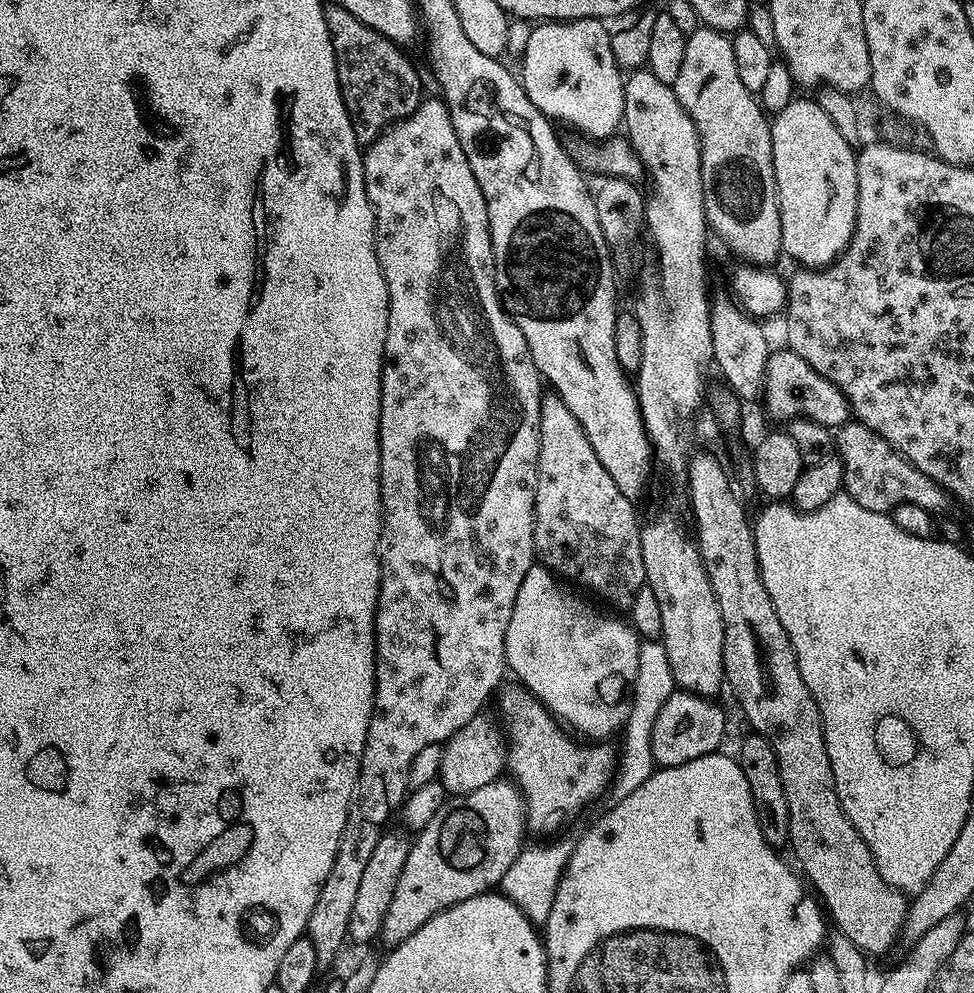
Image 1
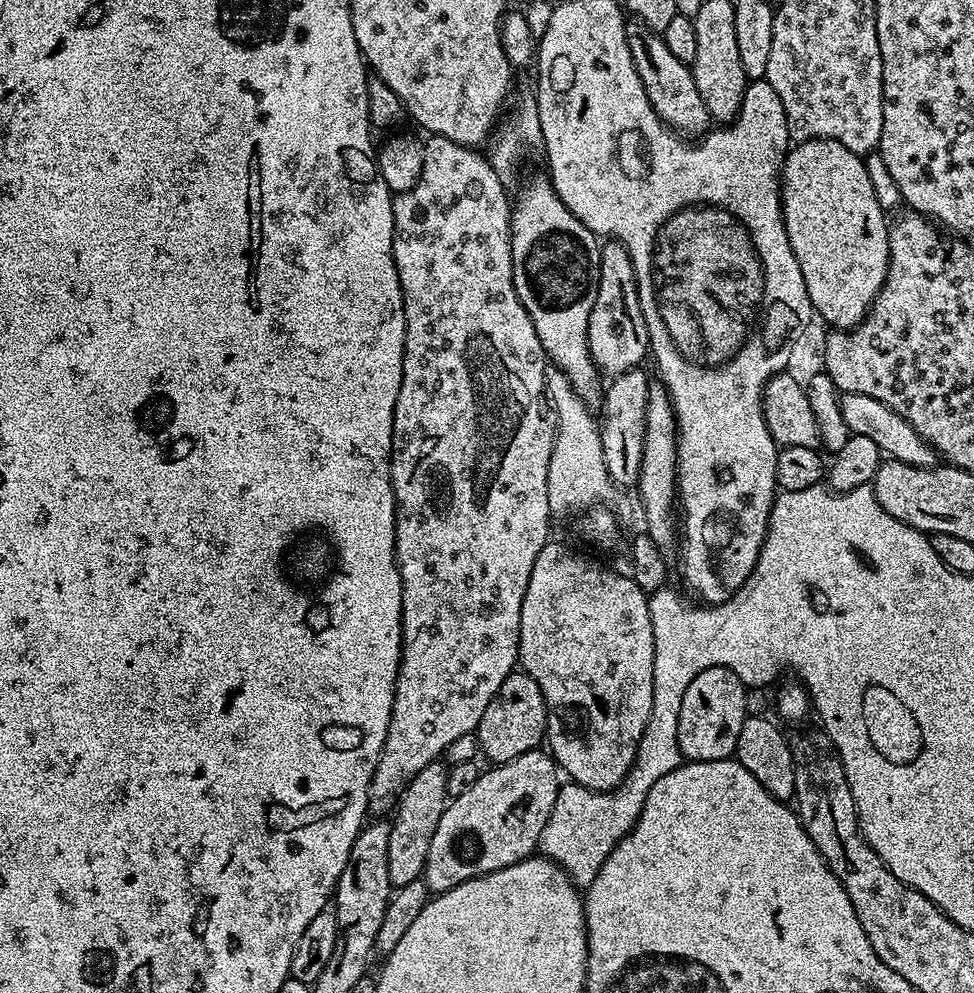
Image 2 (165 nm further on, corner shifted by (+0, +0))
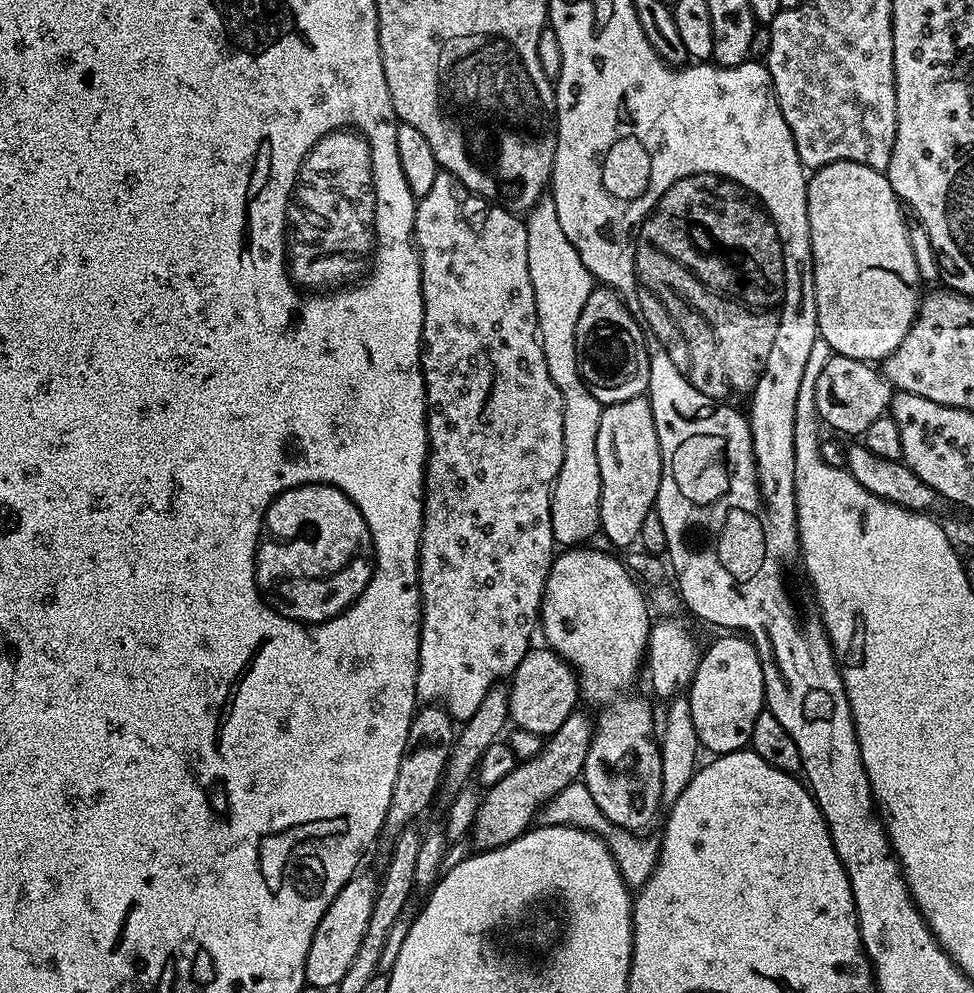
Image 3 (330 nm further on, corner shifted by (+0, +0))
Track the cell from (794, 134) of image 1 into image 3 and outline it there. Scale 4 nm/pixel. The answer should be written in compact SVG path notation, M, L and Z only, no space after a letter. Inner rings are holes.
M843 160L842 162L830 162L826 166L815 169L808 176L808 193L806 194L806 214L810 222L810 246L812 247L812 277L814 278L814 294L816 295L816 327L819 339L828 343L833 353L855 360L867 360L869 362L882 362L906 338L910 326L916 321L916 312L920 308L922 299L922 281L918 274L918 262L914 262L914 250L910 250L910 238L908 237L909 221L904 220L905 209L902 202L894 194L885 173L874 170L865 164Z

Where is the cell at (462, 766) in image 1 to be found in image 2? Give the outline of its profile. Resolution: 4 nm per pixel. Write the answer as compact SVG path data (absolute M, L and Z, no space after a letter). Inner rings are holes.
M513 670L502 682L498 694L494 694L490 706L486 706L486 714L482 714L475 734L480 739L483 759L497 765L539 749L545 743L547 731L548 711L538 682L522 670Z

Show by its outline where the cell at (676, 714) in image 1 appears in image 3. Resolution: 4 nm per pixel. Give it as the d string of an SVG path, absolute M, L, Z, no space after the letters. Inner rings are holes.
M720 634L709 648L705 647L686 697L701 749L709 748L712 754L747 749L754 722L766 708L762 662L751 639L740 634Z

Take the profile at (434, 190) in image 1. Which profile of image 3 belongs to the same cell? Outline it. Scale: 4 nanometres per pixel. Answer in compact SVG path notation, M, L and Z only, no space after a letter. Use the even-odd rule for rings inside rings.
M443 170L437 171L432 185L425 190L416 201L416 217L414 218L414 230L412 235L414 243L420 252L420 269L422 270L422 298L424 299L424 339L420 353L420 369L424 372L424 385L426 386L426 398L428 399L428 463L424 466L424 525L422 526L422 538L420 539L420 665L418 666L418 678L416 679L416 699L421 705L436 706L444 708L453 721L465 722L470 719L482 698L486 697L492 687L499 685L505 678L511 677L516 667L522 662L522 658L528 649L533 647L532 635L537 635L538 621L540 619L540 603L544 597L544 587L548 571L554 559L554 541L552 538L552 483L558 478L558 470L562 466L562 394L558 394L558 386L554 386L554 378L550 378L550 370L546 370L546 358L542 354L540 345L540 331L536 325L536 307L534 306L534 286L530 286L530 266L526 258L526 223L515 216L515 211L501 206L499 203L487 200L476 192L470 191L465 184L454 174Z

